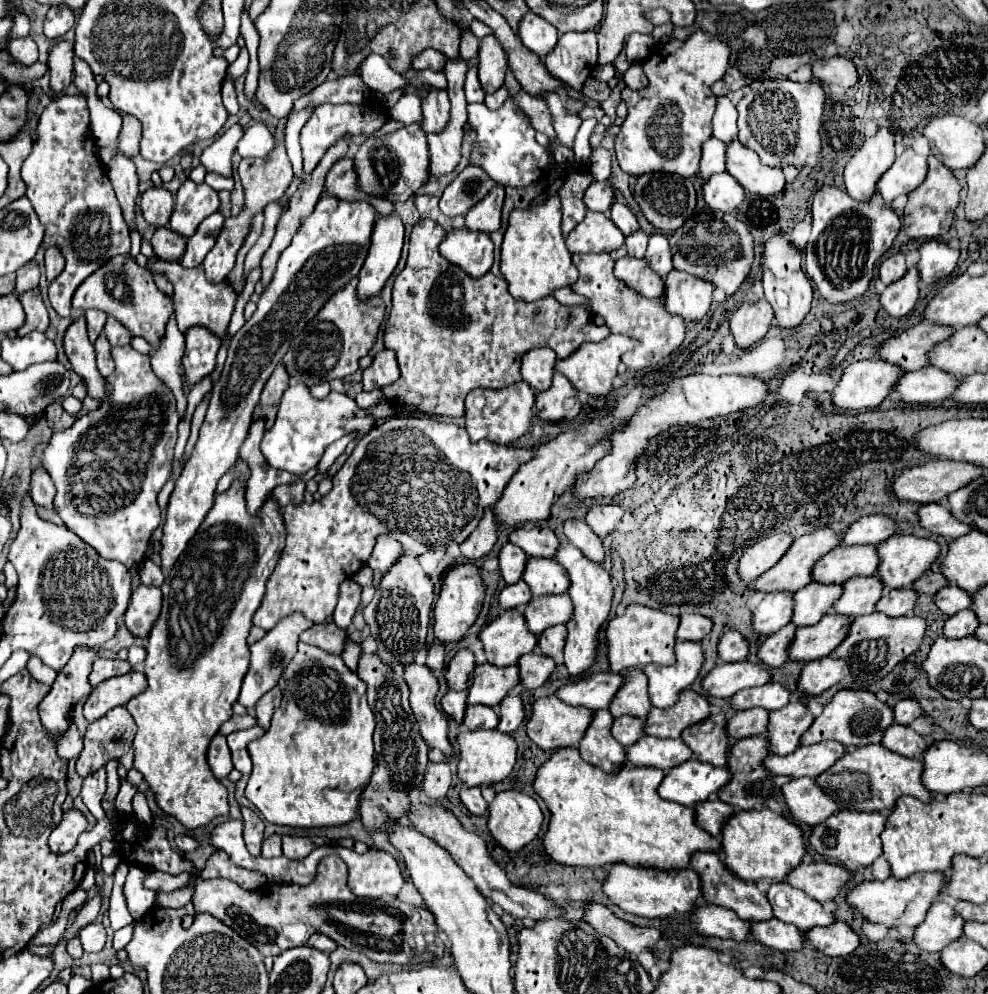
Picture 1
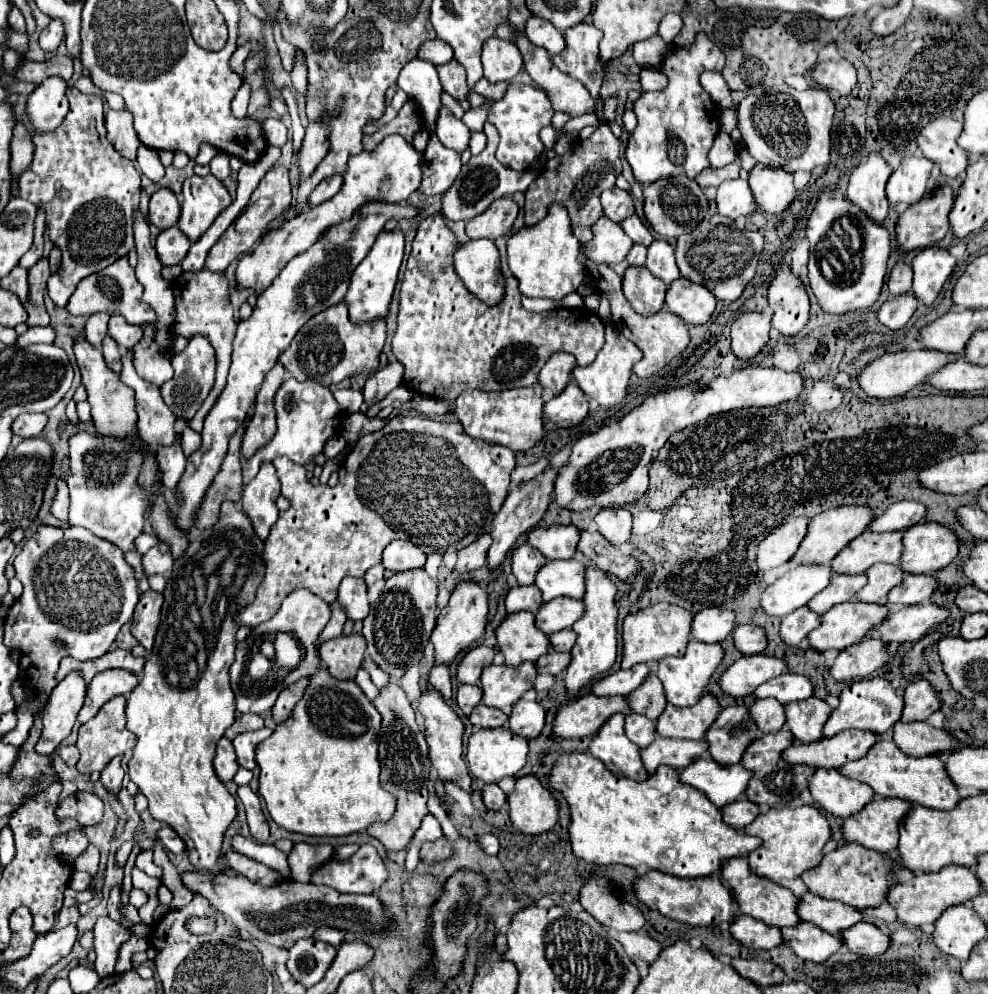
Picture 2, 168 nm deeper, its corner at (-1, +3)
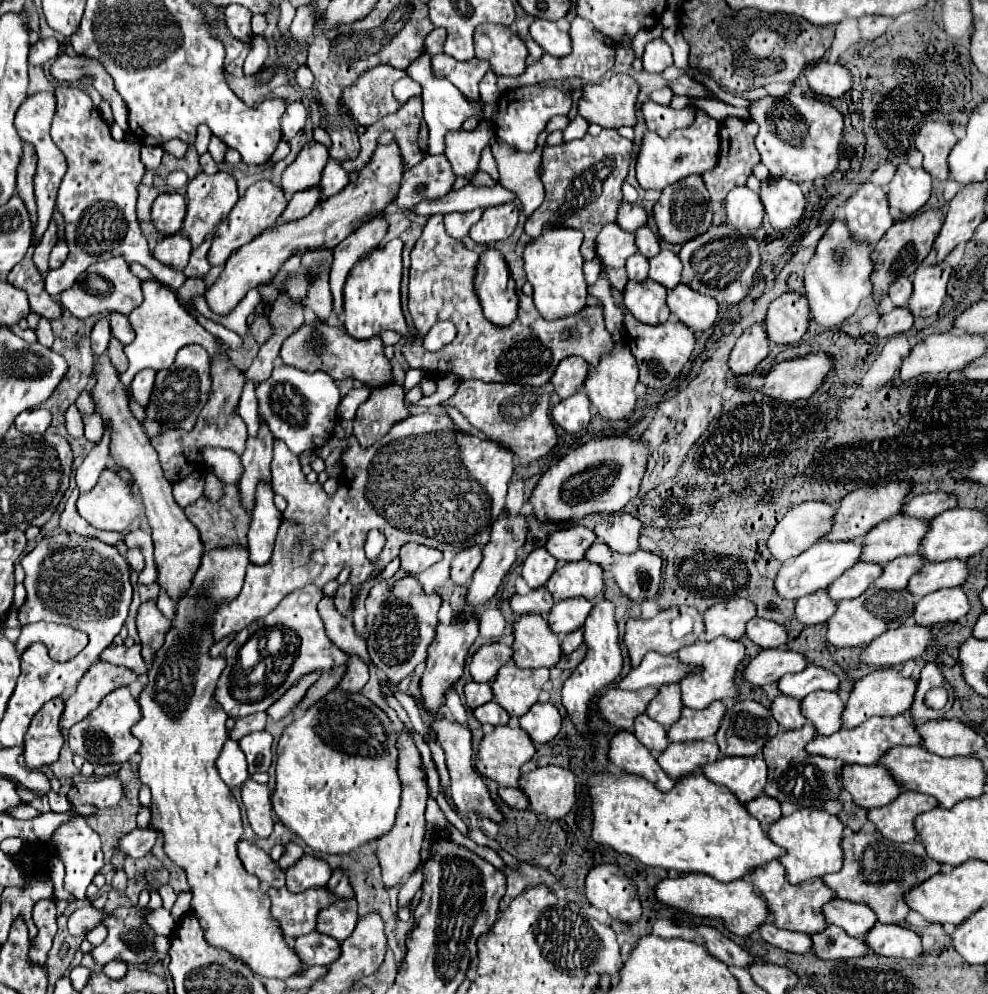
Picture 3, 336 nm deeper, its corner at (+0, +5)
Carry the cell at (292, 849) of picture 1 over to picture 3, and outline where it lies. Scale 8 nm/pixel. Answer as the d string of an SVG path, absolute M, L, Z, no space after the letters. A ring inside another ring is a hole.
M304 855L296 865L286 869L286 887L290 893L300 893L310 887L324 887L332 875L326 861Z

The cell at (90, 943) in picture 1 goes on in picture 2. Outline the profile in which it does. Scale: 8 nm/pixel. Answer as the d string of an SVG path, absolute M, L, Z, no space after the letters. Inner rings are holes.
M99 917L93 927L93 933L95 933L95 953L97 953L95 971L101 977L111 975L115 969L119 947L129 939L129 935L121 923L111 921L109 917Z

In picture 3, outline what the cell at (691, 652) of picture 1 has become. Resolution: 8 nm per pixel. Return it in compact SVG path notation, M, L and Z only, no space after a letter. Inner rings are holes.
M718 637L714 641L698 641L690 647L684 647L682 651L678 651L678 657L684 663L704 667L702 673L682 679L680 689L682 689L684 705L692 707L692 709L704 709L712 701L736 699L740 695L740 687L736 683L736 671L738 671L738 665L744 659L744 655L746 655L746 647L740 641L732 641L732 639L726 639L726 637Z

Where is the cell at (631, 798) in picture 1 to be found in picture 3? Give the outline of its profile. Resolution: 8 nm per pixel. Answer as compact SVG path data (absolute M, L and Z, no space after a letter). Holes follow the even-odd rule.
M594 773L590 777L590 797L594 807L592 839L604 843L618 853L626 853L642 861L644 865L676 869L682 873L704 873L718 881L730 883L742 879L752 869L764 867L766 863L786 855L782 847L770 841L762 825L748 813L746 805L722 785L712 783L702 773L690 775L690 779L680 779L676 787L668 793L658 791L650 781L636 775L612 775Z

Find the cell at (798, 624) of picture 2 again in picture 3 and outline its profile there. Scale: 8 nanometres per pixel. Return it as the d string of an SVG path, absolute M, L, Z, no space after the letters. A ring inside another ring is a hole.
M828 589L816 591L814 595L804 595L796 601L796 617L806 625L816 625L828 621L836 613L836 601L830 599Z

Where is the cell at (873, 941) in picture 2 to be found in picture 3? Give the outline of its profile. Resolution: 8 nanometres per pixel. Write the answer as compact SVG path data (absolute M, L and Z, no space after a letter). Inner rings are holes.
M876 923L874 931L866 935L866 943L870 943L870 949L874 953L896 959L916 959L924 951L920 935L900 925Z

